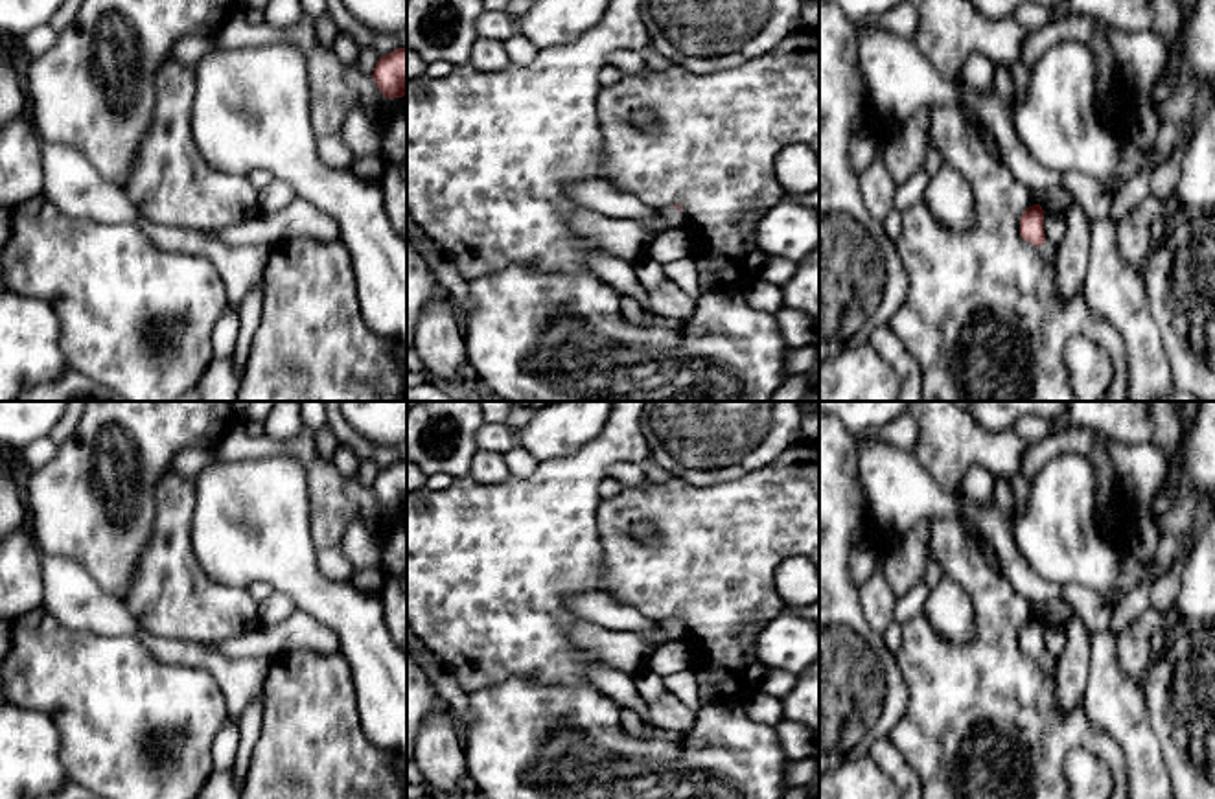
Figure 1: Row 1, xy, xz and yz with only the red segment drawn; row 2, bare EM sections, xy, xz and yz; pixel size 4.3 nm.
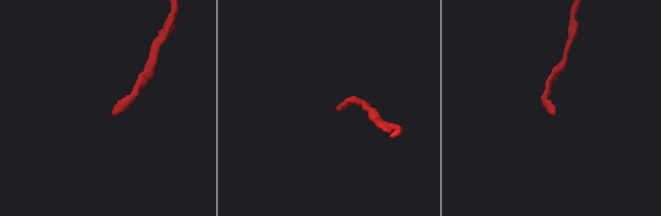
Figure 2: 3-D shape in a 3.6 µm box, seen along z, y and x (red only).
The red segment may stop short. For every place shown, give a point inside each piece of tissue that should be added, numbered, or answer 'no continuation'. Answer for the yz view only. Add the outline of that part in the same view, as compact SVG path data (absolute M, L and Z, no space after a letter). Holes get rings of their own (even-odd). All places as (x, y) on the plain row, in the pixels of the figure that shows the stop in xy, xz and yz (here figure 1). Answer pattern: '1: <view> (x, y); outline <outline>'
1: yz (1048, 663); outline M1047 652L1038 659L1042 670L1046 672L1047 677L1057 677L1057 657L1049 655Z

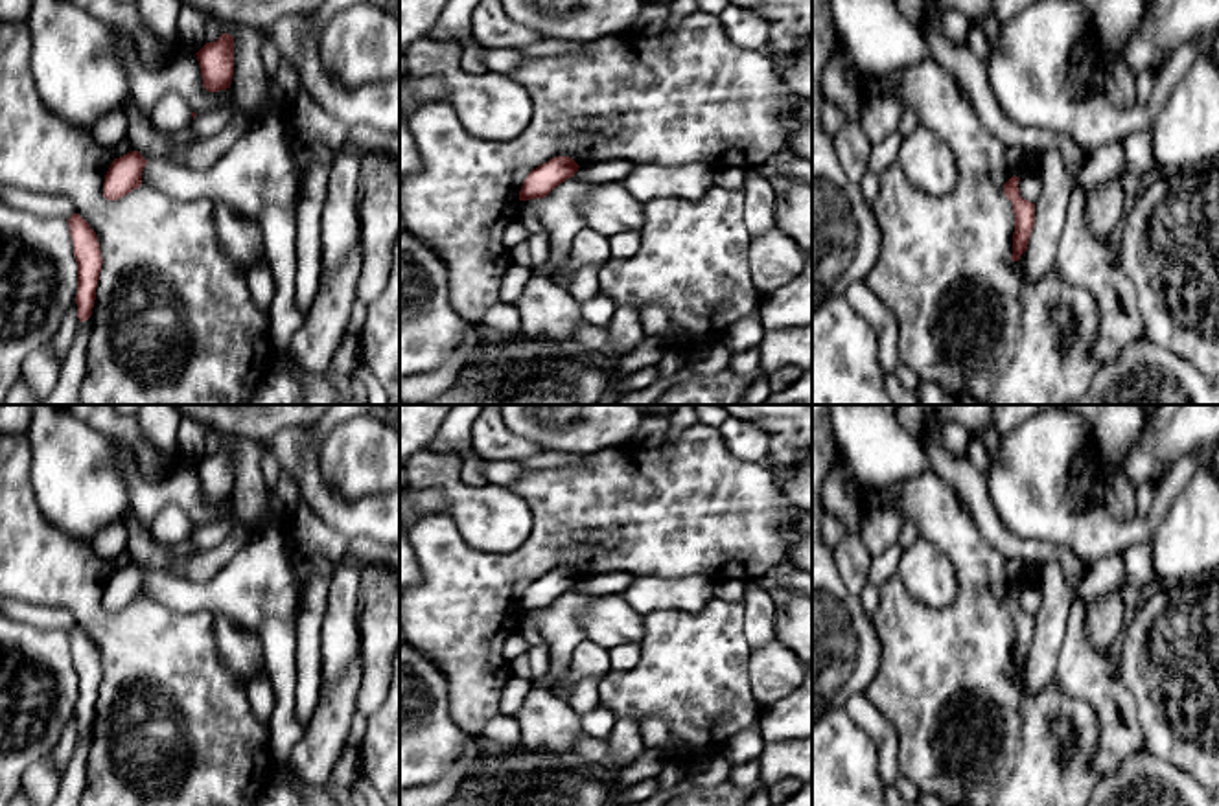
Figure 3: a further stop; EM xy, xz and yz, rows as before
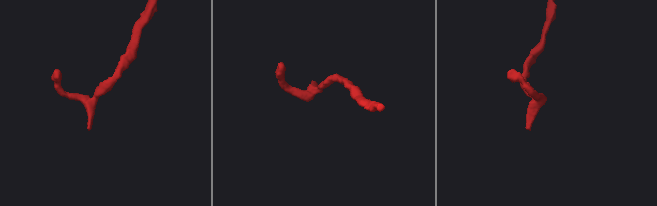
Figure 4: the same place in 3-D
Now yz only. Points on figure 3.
no continuation

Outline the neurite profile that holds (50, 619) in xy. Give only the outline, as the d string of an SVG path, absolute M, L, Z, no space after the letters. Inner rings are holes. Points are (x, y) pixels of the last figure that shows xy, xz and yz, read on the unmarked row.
M0 596L0 613L44 631L70 631L75 626L75 618L68 609L35 605L15 598Z

